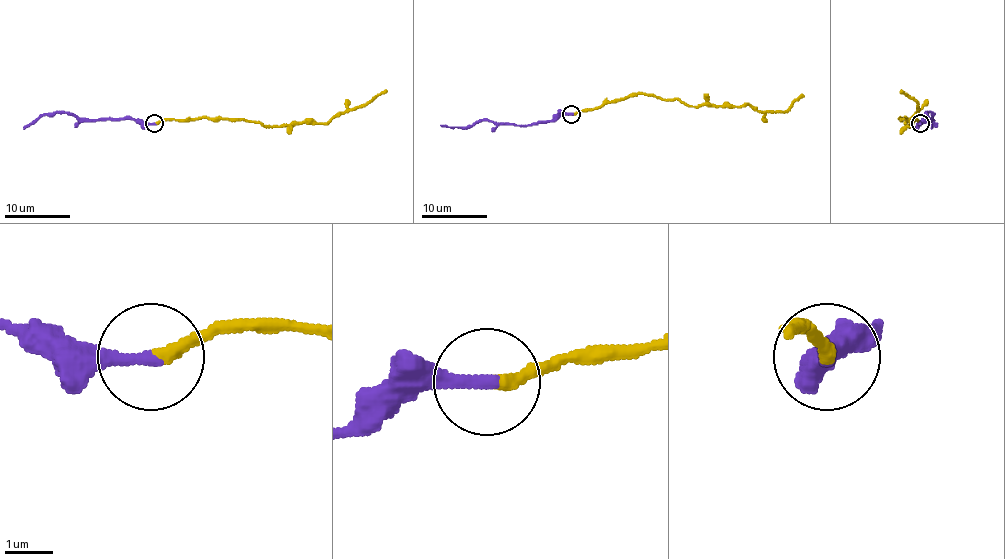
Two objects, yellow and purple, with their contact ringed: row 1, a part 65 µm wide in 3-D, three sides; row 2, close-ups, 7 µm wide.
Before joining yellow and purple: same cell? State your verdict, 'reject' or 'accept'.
reject

